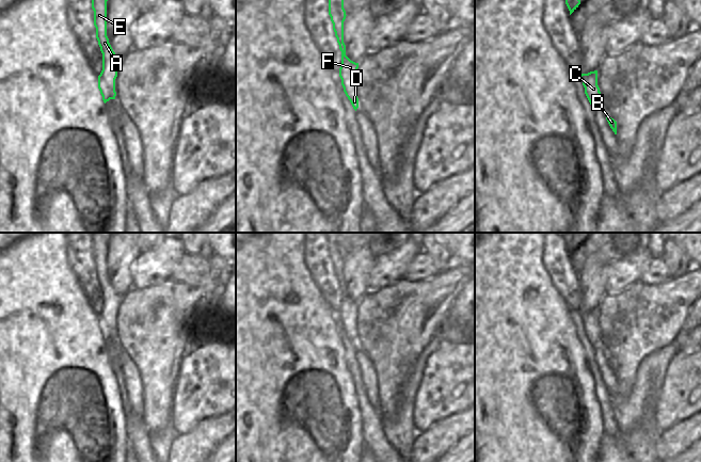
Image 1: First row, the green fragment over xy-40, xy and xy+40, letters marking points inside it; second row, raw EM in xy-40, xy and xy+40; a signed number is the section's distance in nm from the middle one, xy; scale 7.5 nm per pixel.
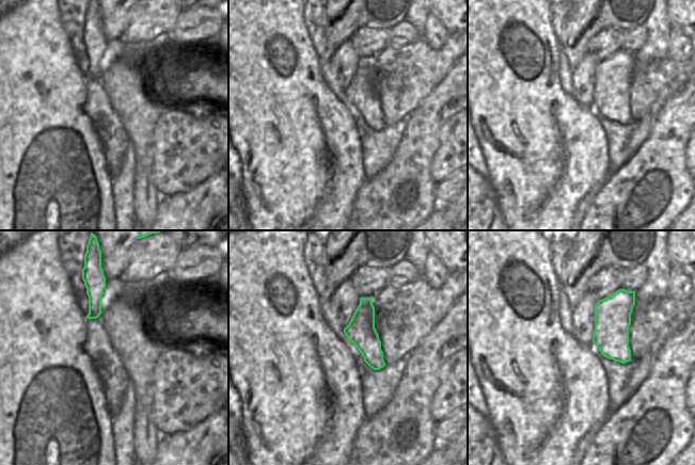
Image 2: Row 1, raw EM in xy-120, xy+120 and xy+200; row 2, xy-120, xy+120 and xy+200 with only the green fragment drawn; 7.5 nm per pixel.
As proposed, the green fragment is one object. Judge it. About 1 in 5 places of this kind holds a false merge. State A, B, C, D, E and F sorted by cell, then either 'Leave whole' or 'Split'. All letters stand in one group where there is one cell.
Groups: A B C D E F. Leave whole

